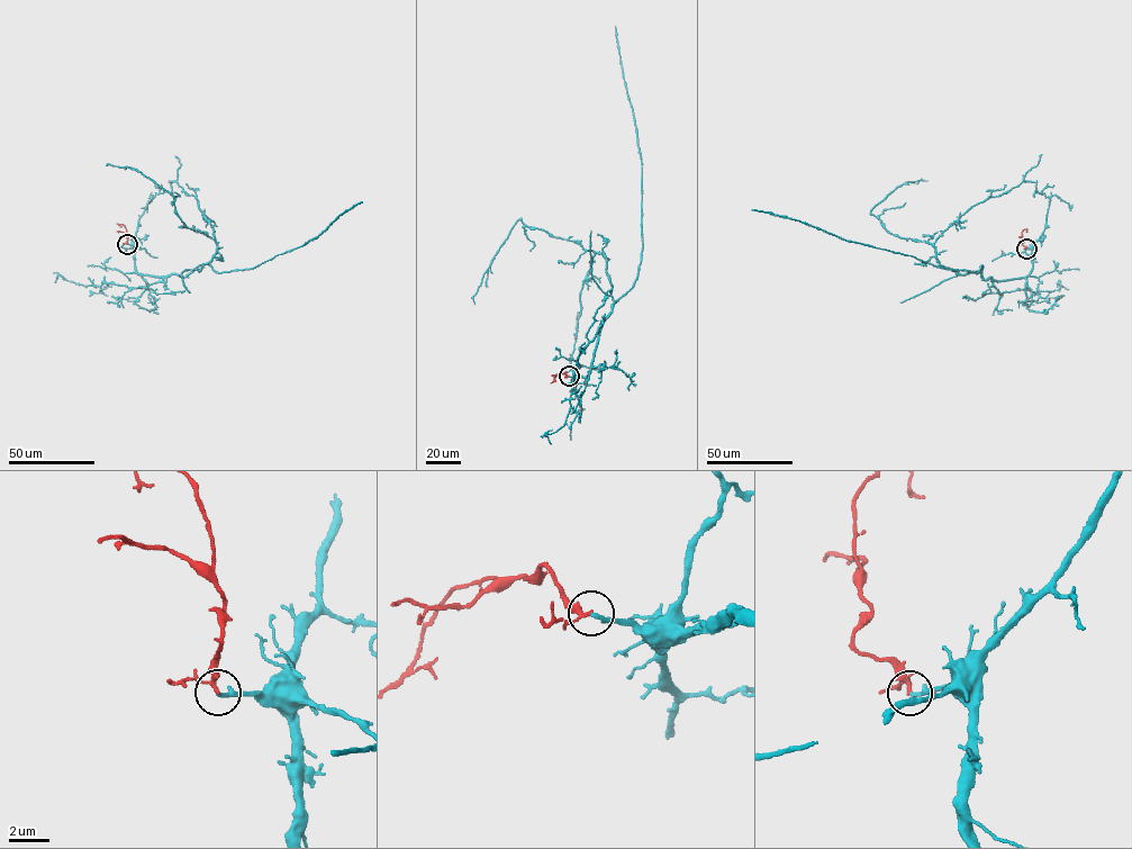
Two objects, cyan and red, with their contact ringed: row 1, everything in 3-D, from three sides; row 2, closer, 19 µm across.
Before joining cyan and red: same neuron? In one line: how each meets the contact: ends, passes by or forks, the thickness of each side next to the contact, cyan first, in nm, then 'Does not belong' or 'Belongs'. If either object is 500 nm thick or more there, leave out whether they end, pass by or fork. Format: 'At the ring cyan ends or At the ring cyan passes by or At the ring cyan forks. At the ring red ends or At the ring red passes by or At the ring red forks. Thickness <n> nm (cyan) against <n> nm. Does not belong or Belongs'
At the ring cyan ends. At the ring red passes by. Thickness 200 nm (cyan) against 170 nm. Belongs

